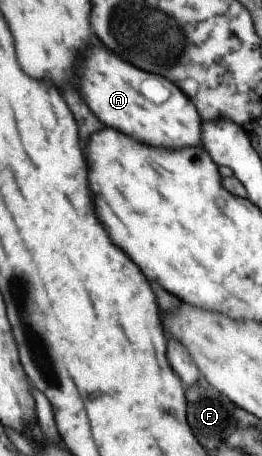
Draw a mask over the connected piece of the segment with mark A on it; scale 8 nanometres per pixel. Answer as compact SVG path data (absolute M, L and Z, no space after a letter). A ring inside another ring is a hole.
M103 46L89 48L83 60L85 60L85 64L81 64L81 68L79 68L79 76L81 76L79 90L81 90L83 102L107 128L123 130L123 134L131 134L131 138L139 138L139 142L143 142L147 146L161 146L161 148L171 148L171 150L186 149L191 146L201 147L201 116L189 96L185 93L181 94L171 82L167 82L161 76L137 70L135 66L131 66L127 62L121 62L115 54L109 54ZM145 96L151 96L153 100L157 100L155 96L167 96L167 98L157 104L157 102L149 102Z

